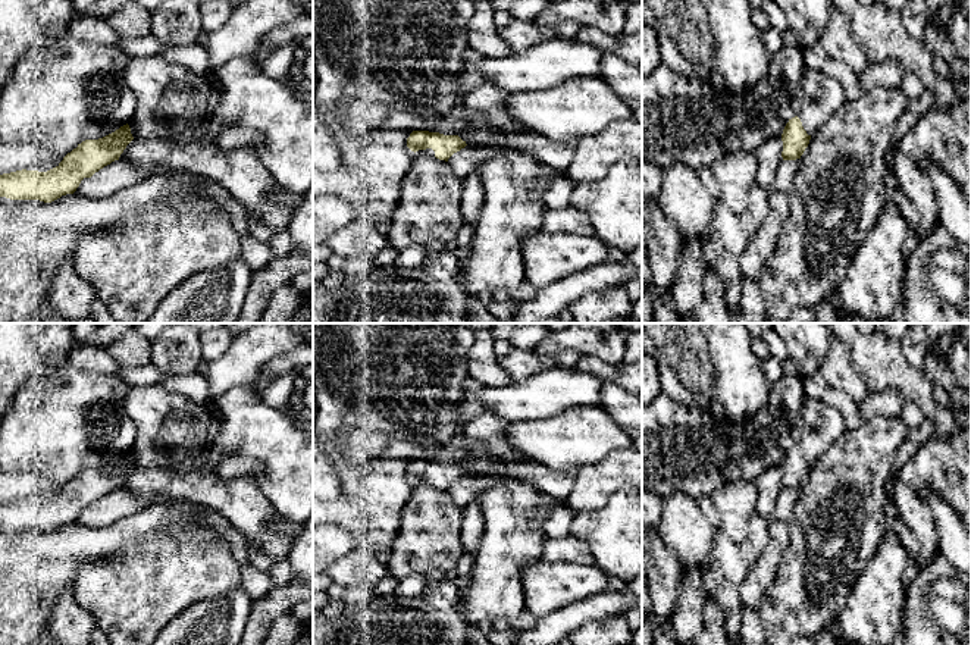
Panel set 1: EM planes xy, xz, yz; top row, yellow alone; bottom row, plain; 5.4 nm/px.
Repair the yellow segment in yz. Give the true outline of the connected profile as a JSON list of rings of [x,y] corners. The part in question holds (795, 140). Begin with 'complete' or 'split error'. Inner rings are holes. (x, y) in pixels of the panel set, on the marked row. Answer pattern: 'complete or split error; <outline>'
split error; [[[805,69],[802,90],[801,112],[789,119],[782,134],[783,160],[801,159],[811,137],[848,101],[842,84],[823,71]]]

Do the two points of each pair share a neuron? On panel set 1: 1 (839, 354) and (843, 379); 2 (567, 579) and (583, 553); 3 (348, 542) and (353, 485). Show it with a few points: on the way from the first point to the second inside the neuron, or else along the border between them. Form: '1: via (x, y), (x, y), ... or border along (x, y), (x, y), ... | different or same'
1: via (839, 360), (839, 370), (842, 373) | same
2: border along (542, 559), (547, 561), (586, 563), (594, 566) | different
3: border along (328, 523), (344, 529), (353, 538) | different

